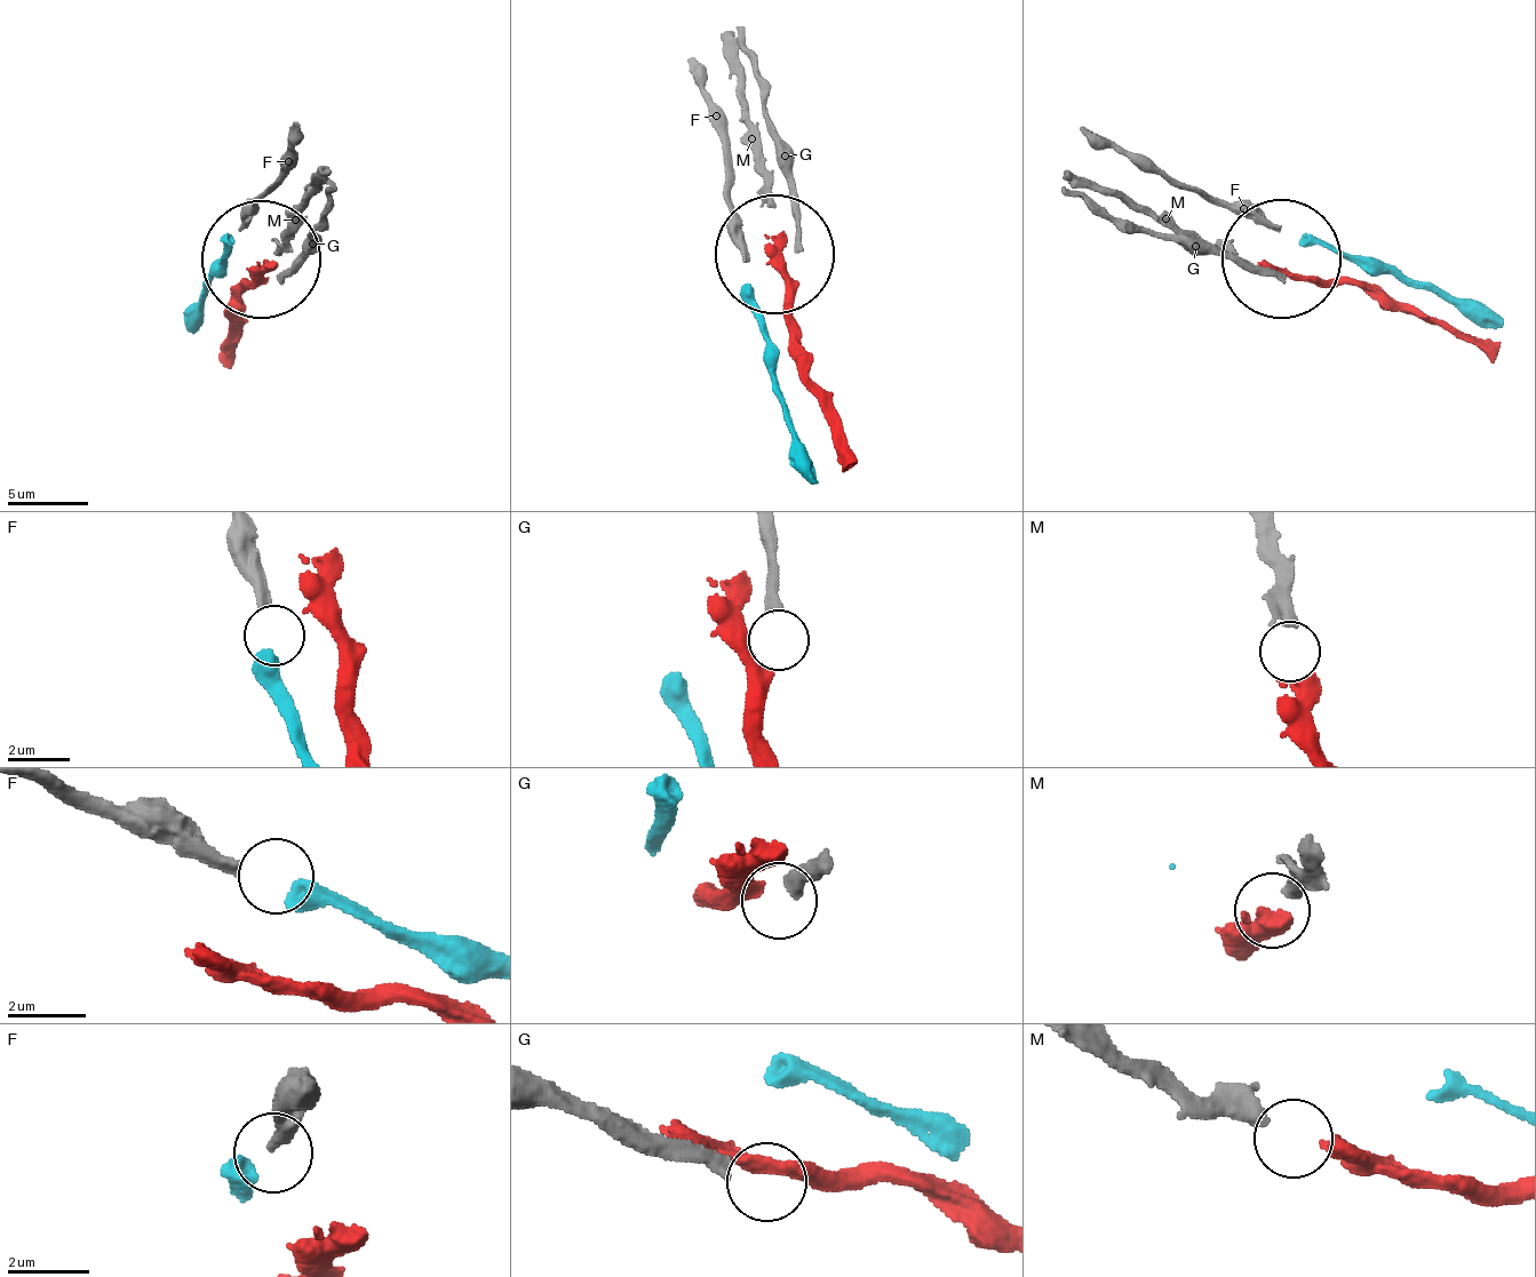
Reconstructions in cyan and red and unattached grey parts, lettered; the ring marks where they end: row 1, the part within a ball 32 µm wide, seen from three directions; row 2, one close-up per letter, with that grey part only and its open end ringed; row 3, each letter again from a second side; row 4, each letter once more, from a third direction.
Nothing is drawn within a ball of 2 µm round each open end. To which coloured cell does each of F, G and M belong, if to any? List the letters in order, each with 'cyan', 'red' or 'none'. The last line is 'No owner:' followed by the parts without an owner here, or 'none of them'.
F: cyan
G: none
M: red
No owner: G

